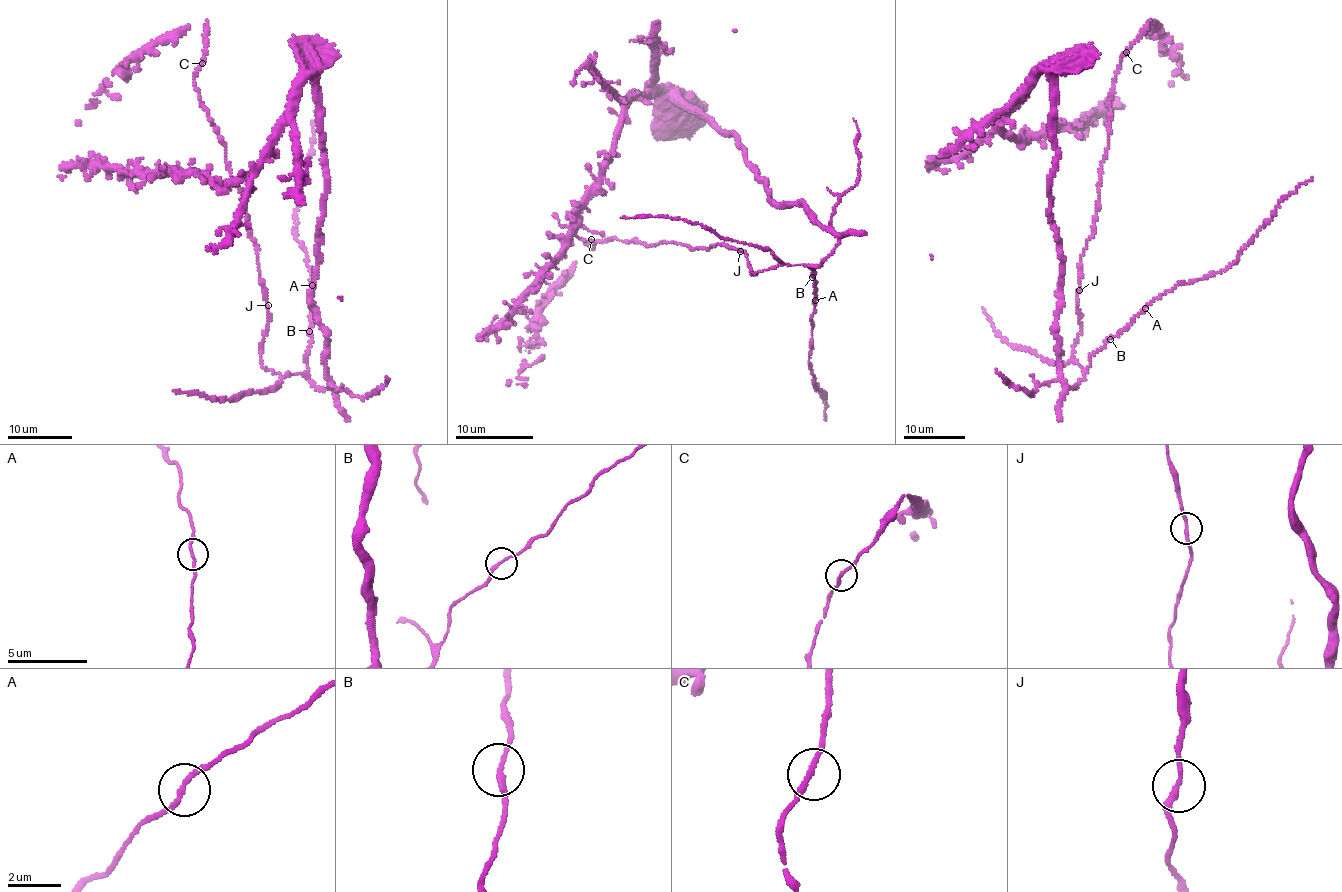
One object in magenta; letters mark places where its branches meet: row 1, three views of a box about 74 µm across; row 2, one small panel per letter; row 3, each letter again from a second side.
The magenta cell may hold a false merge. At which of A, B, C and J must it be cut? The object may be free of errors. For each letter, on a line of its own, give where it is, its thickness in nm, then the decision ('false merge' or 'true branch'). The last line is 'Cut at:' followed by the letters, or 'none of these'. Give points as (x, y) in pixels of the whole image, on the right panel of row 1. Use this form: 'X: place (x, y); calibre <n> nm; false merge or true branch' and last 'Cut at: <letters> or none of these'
A: place (1145, 308); calibre 190 nm; true branch
B: place (1110, 339); calibre 190 nm; true branch
C: place (1126, 52); calibre 200 nm; true branch
J: place (1079, 290); calibre 180 nm; true branch
Cut at: none of these

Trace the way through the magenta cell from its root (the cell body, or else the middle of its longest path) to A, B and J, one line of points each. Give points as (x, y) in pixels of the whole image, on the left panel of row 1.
A: (327, 371), (327, 383), (331, 388), (318, 388), (309, 379), (306, 354), (311, 339), (311, 285)
B: (327, 371), (327, 383), (331, 388), (318, 388), (309, 379), (306, 354), (311, 339), (309, 331)
J: (327, 371), (331, 388), (327, 389), (301, 374), (279, 376), (263, 364), (268, 305)

